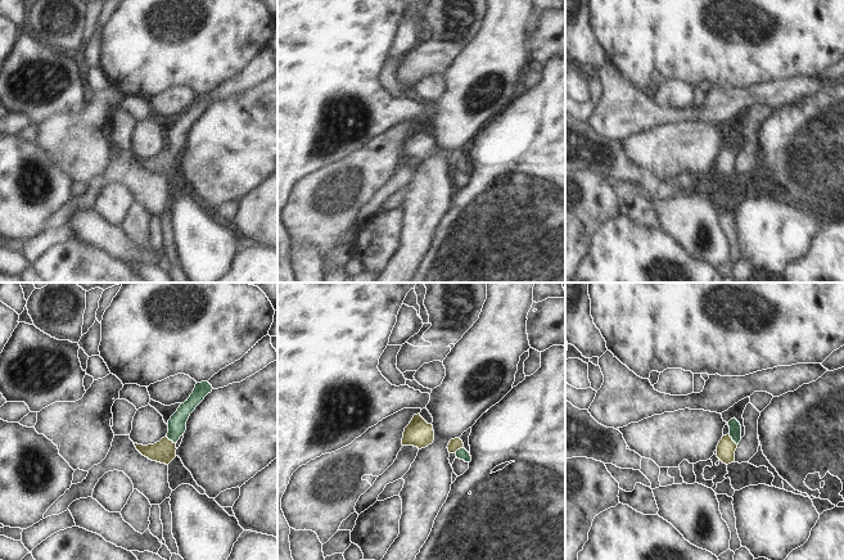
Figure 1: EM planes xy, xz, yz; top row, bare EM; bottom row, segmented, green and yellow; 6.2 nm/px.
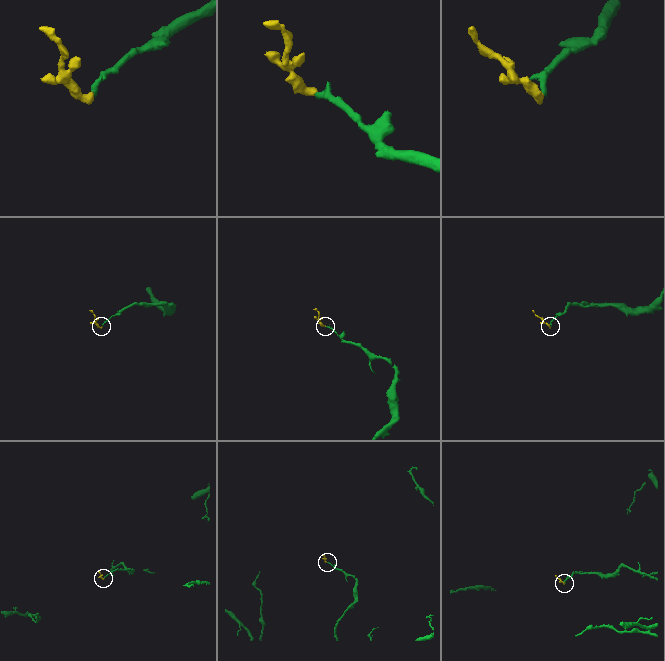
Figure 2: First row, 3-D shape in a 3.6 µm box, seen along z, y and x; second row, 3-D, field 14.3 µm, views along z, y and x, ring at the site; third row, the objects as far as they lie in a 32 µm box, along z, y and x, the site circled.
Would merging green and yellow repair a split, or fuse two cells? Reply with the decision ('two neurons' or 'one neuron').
one neuron

